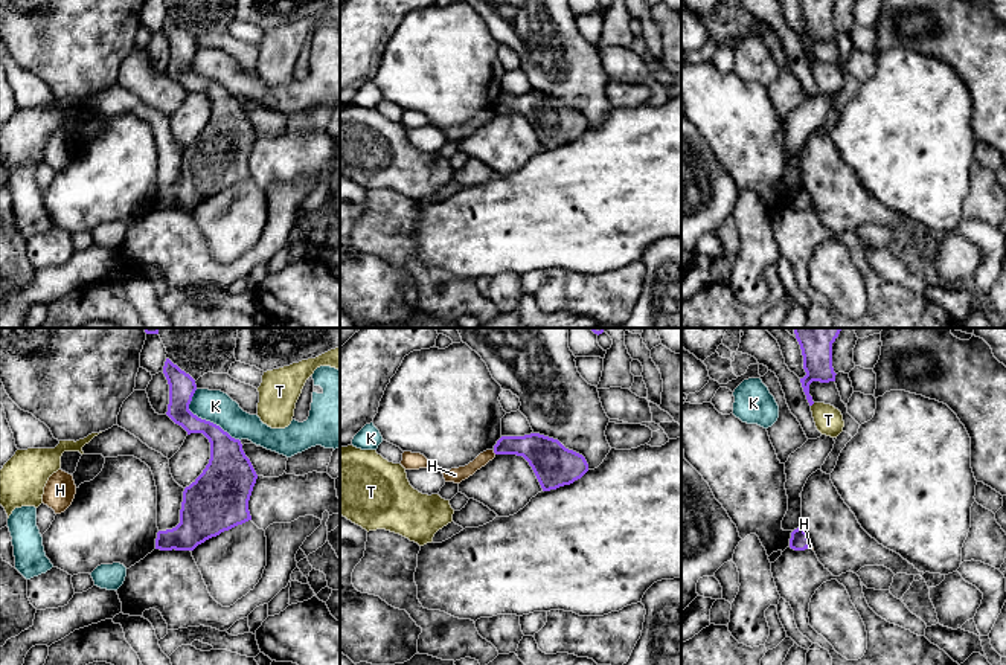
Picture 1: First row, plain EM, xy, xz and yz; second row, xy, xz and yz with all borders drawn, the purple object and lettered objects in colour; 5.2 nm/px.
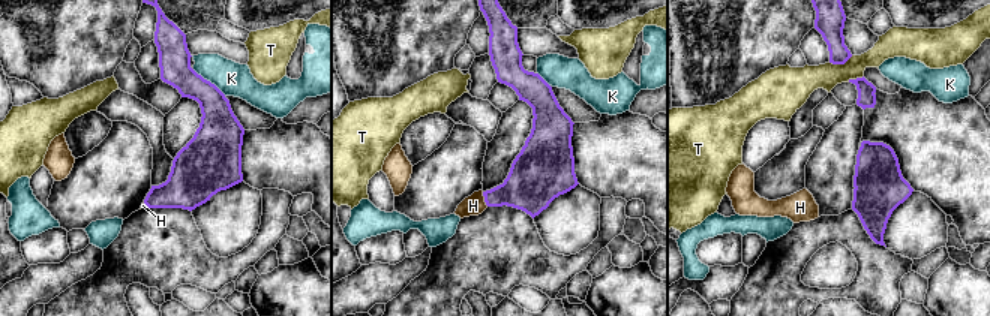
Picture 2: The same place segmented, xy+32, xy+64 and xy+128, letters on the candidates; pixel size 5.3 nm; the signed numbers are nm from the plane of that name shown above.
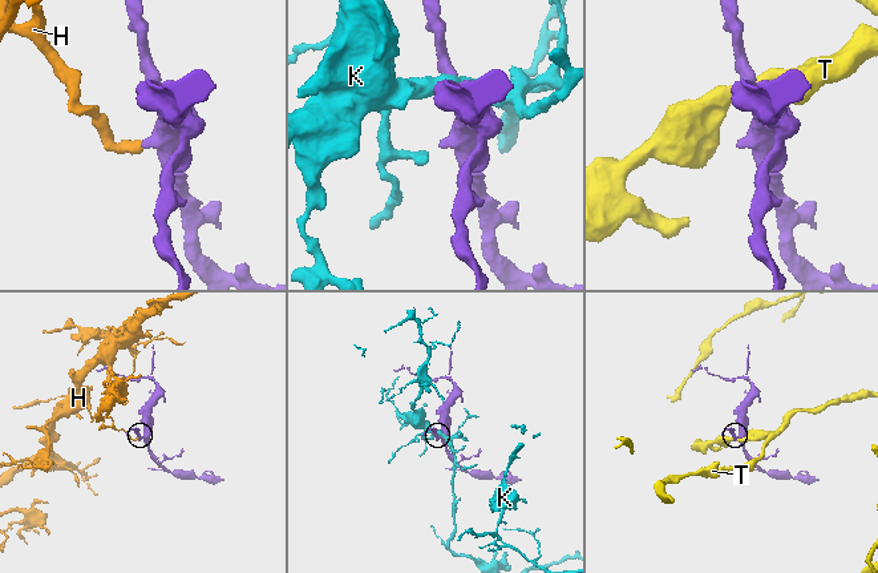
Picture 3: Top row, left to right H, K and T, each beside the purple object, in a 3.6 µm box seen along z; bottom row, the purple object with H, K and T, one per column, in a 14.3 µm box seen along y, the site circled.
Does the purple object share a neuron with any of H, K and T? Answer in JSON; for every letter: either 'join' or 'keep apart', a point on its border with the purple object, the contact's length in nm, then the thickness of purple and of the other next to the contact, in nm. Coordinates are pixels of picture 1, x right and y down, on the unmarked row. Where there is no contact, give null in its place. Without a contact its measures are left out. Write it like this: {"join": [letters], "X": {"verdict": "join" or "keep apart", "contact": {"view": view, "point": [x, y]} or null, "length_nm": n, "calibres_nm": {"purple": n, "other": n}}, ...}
{"join": [], "H": {"verdict": "keep apart", "contact": {"view": "xz", "point": [494, 110]}, "length_nm": 30, "calibres_nm": {"purple": 180, "other": 80}}, "K": {"verdict": "keep apart", "contact": {"view": "xy", "point": [205, 78]}, "length_nm": 360, "calibres_nm": {"purple": 190, "other": 170}}, "T": {"verdict": "keep apart", "contact": null}}

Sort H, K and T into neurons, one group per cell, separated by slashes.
H / K / T

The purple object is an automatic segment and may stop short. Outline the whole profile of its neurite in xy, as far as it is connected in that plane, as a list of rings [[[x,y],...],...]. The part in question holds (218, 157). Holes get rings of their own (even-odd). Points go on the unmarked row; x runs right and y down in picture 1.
[[[169,17],[163,32],[169,43],[166,73],[187,93],[203,92],[210,101],[210,117],[183,149],[180,182],[157,191],[155,207],[194,209],[206,198],[252,178],[248,159],[258,133],[239,98],[189,69],[197,49],[195,38]]]

